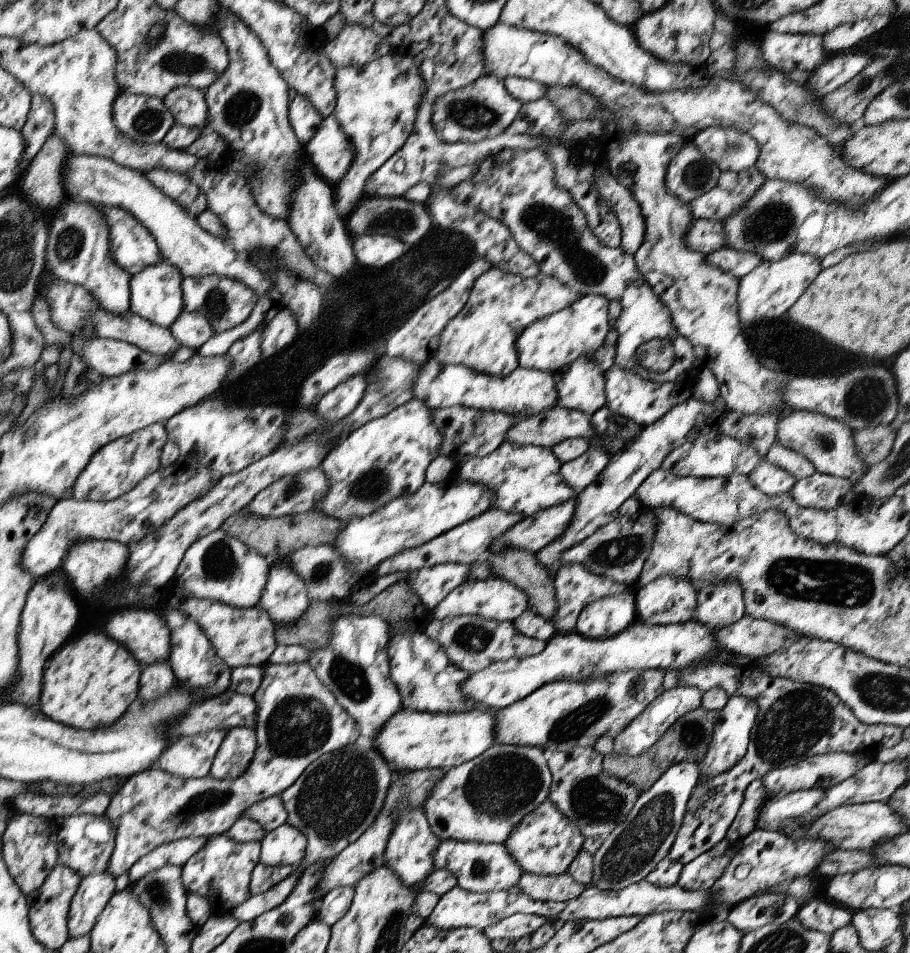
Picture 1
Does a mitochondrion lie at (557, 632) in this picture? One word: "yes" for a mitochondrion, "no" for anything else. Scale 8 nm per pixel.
no

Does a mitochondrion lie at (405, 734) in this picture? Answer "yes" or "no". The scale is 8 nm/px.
no

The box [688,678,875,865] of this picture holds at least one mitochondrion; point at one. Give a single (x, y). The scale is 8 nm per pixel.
(789, 727)

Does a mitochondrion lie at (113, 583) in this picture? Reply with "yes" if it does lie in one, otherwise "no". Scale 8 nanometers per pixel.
no

